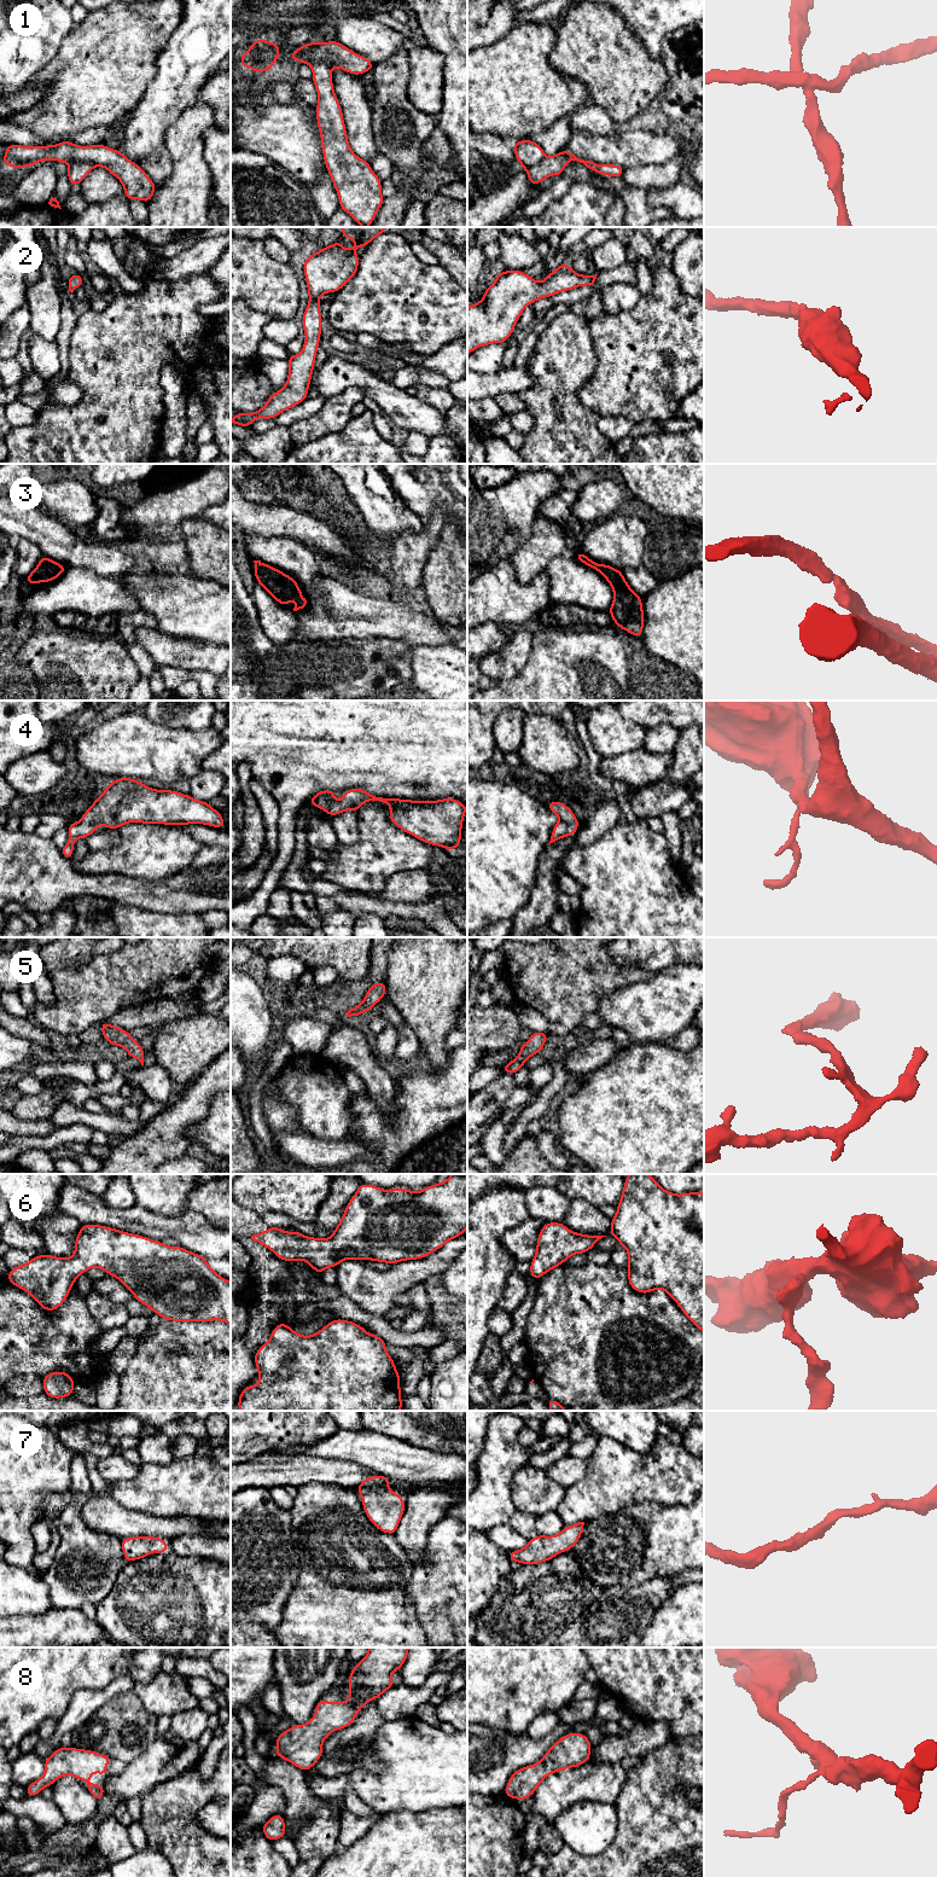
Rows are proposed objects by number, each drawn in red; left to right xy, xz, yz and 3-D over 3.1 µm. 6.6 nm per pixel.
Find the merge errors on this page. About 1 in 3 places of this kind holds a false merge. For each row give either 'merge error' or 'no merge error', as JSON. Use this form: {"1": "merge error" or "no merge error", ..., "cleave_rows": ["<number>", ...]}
{"1": "merge error", "2": "no merge error", "3": "no merge error", "4": "no merge error", "5": "no merge error", "6": "no merge error", "7": "no merge error", "8": "no merge error", "cleave_rows": ["1"]}

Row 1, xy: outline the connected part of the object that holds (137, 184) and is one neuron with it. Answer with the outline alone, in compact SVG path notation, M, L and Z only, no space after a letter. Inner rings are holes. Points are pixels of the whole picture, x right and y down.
M68 140L45 146L10 144L6 146L2 163L12 168L27 168L50 159L64 164L87 162L93 167L107 169L123 185L123 194L128 201L140 199L147 204L156 191L155 182L140 165L127 158L120 150L103 144L81 146Z

